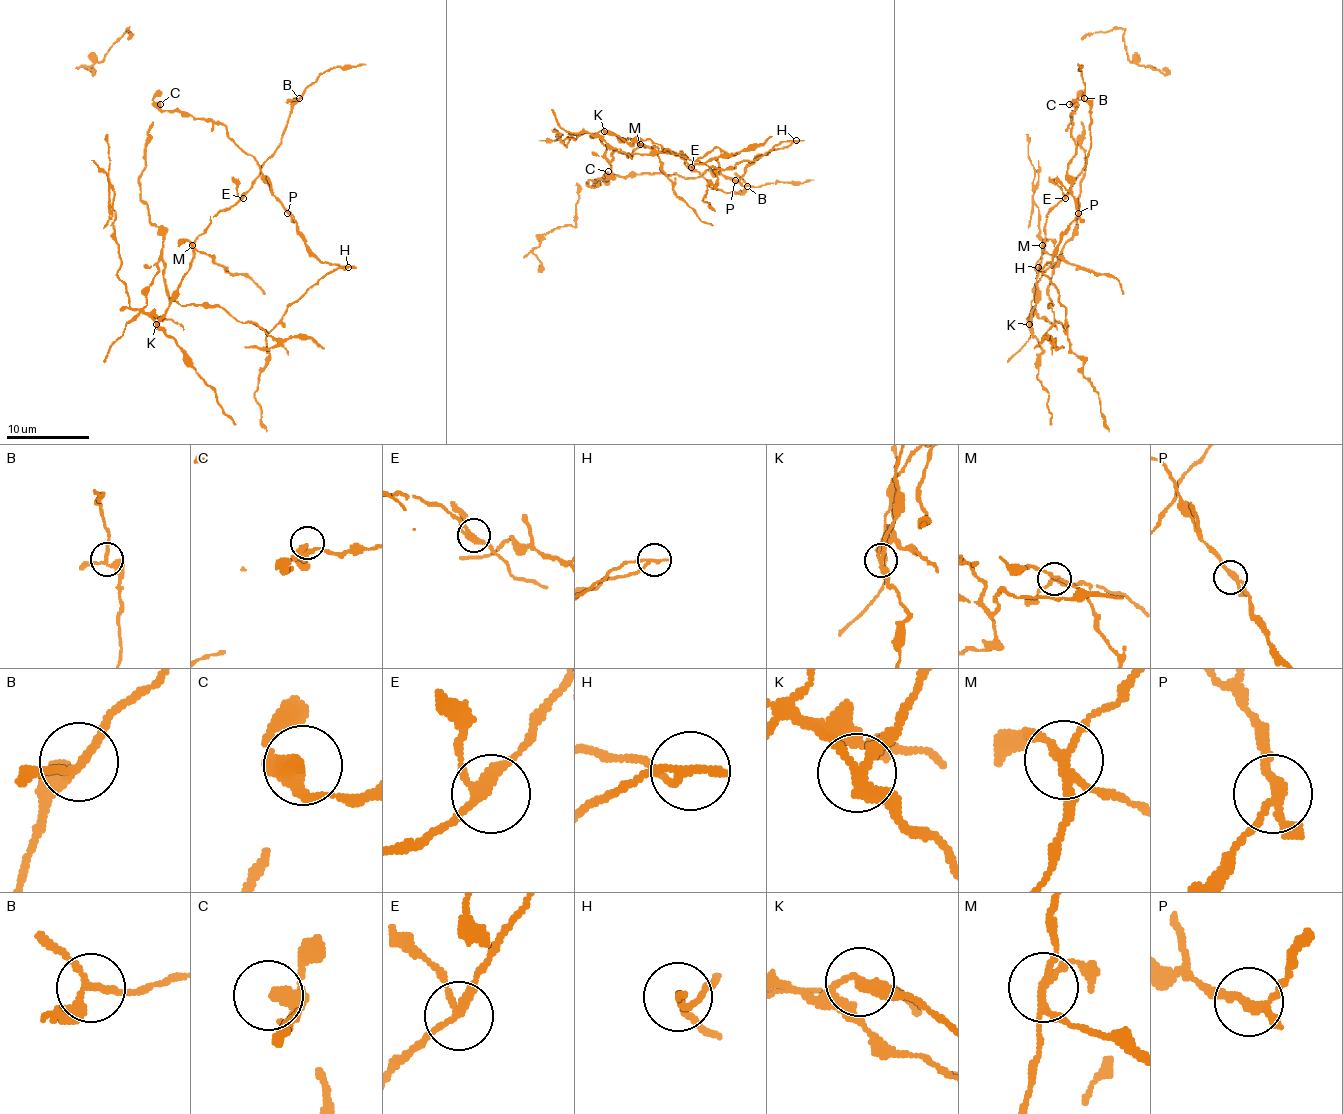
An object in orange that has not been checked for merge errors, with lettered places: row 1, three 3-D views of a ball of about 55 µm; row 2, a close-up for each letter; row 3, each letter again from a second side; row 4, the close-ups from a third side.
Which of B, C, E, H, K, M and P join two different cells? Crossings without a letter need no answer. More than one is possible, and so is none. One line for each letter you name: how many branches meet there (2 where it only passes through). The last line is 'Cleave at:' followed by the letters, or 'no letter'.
H: Branches: 2
K: Branches: 3
M: Branches: 4
Cleave at: H, K, M

